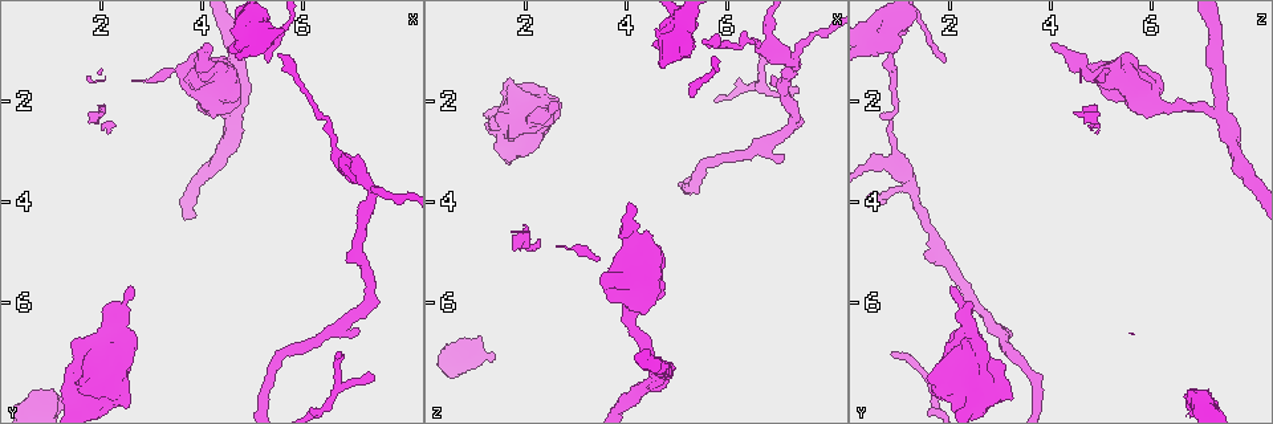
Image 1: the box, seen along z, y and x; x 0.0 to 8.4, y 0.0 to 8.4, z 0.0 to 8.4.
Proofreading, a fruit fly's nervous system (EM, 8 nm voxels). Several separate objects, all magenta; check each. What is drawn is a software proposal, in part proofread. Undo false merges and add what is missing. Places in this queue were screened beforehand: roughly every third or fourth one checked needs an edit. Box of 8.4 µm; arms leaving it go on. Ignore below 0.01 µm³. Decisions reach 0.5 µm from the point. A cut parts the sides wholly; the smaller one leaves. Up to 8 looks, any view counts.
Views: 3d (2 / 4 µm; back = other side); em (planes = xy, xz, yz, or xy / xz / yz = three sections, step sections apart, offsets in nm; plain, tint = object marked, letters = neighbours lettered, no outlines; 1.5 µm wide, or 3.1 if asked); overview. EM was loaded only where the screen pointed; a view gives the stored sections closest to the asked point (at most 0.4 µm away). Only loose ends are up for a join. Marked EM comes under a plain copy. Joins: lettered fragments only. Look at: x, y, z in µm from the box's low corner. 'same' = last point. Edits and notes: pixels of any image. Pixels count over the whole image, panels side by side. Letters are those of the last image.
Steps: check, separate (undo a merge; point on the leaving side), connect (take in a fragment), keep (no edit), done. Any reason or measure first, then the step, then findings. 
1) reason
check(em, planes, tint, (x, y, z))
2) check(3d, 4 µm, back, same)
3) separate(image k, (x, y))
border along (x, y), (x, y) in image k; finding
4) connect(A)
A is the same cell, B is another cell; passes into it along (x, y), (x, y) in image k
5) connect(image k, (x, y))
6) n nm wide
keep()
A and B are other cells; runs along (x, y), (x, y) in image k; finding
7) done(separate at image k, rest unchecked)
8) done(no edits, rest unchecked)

side arm on a straight run
check(3d, 4 µm, (4.60, 2.20, 7.30))

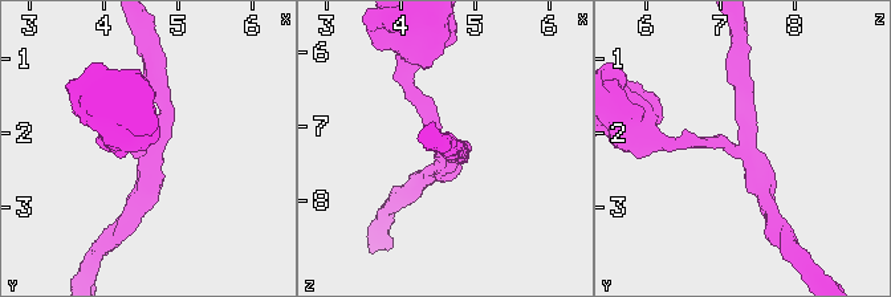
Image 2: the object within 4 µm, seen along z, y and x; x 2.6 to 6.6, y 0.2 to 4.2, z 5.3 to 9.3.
check(em, planes, tint, (4.60, 2.20, 7.35))

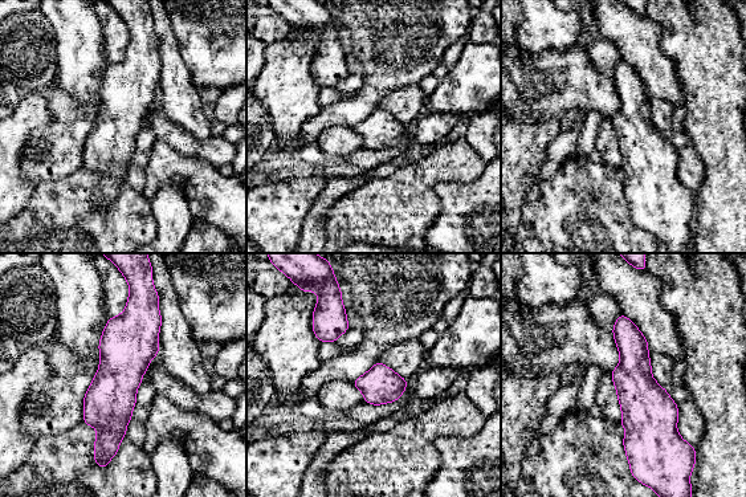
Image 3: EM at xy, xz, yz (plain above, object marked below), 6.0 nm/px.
check(em, planes, letters, same)

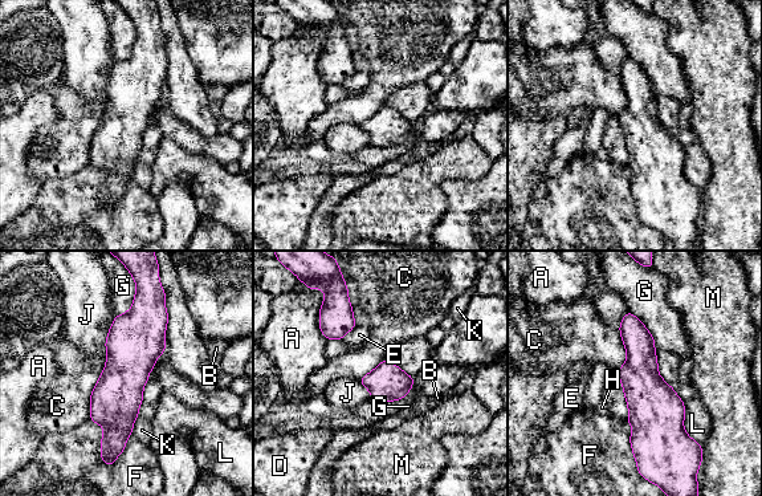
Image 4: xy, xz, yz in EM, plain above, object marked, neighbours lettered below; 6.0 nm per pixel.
180 nm wide
keep()
A, B, C, D, E, F, G, H, J, K, L and M are other cells; border along (115, 316), (108, 333), (105, 349) in image 4; one neuron here

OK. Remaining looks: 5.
stops while still wide
check(3d, 4 µm, (1.65, 7.95, 3.20))

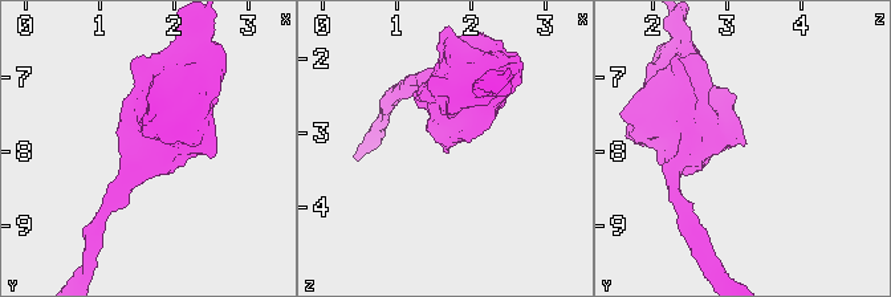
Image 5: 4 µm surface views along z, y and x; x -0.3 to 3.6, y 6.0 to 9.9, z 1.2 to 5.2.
now the EM
check(em, 3.1 µm, yz, step 8, tint, (1.75, 7.90, 3.25))

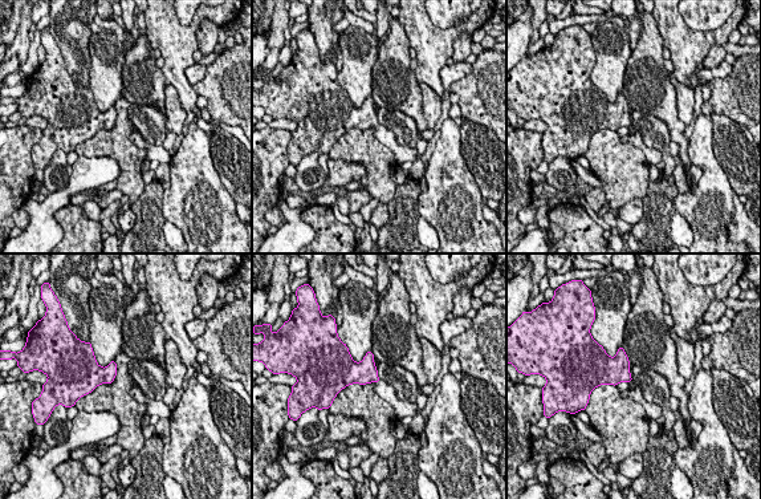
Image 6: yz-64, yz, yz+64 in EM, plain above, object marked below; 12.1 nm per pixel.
check(em, 3.1 µm, planes, letters, same)

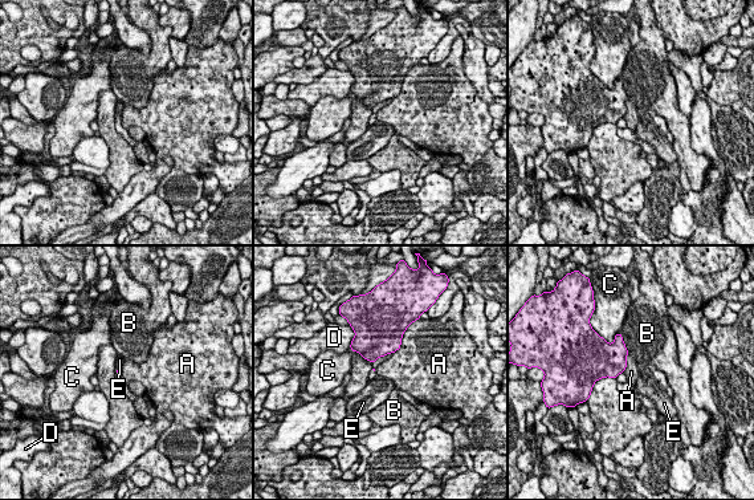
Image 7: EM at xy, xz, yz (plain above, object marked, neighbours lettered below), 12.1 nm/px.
keep()
A, B, C, D and E are other cells; none of them fits

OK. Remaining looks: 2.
an open end
check(em, planes, letters, (4.60, 1.05, 0.90))

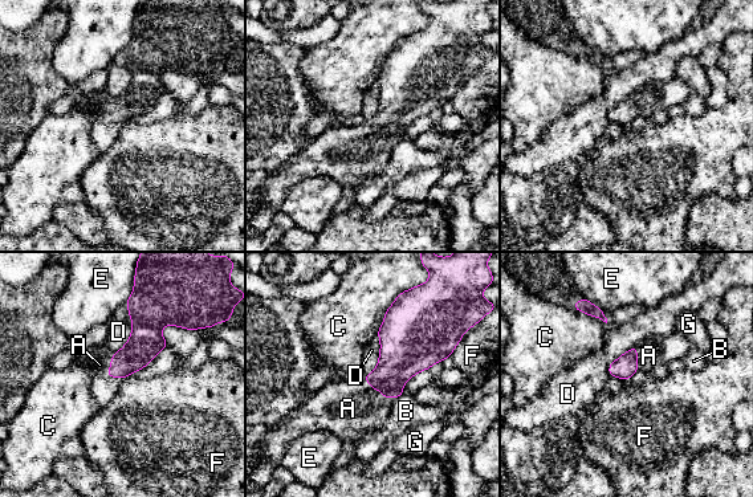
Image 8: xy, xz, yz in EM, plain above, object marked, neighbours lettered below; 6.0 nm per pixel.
connect(image 8, (347, 408))
A is the same cell, B, C, D, E, F and G are other cells; passes into it along (402, 355), (379, 390), (347, 408) in image 8; it goes on there

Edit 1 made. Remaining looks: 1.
done(connect at image 8, rest unchecked)

